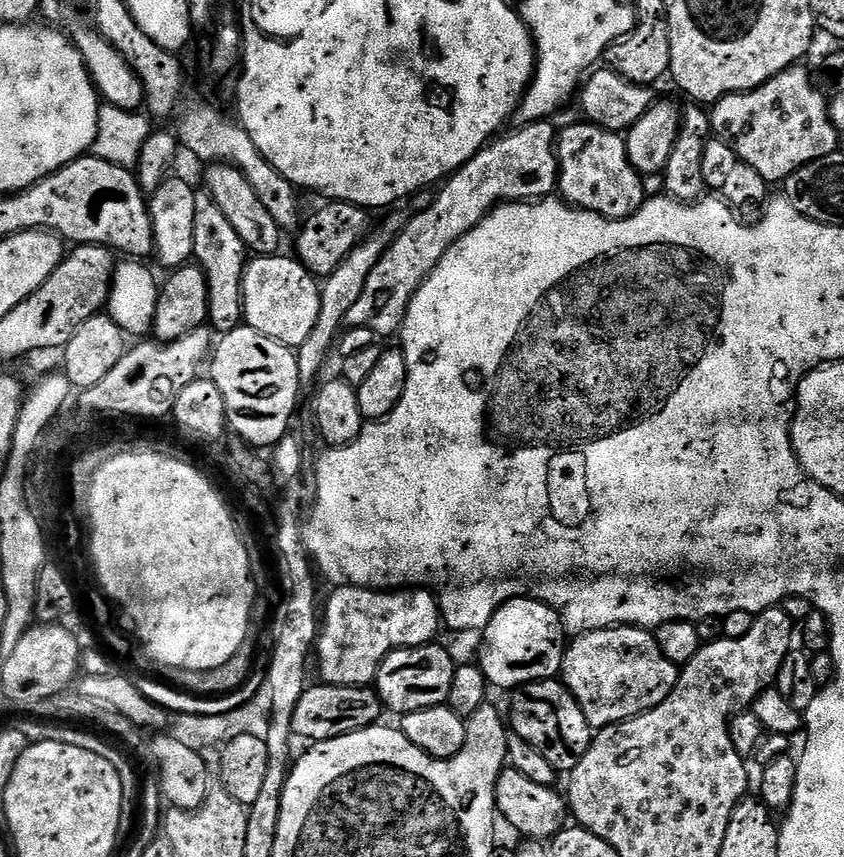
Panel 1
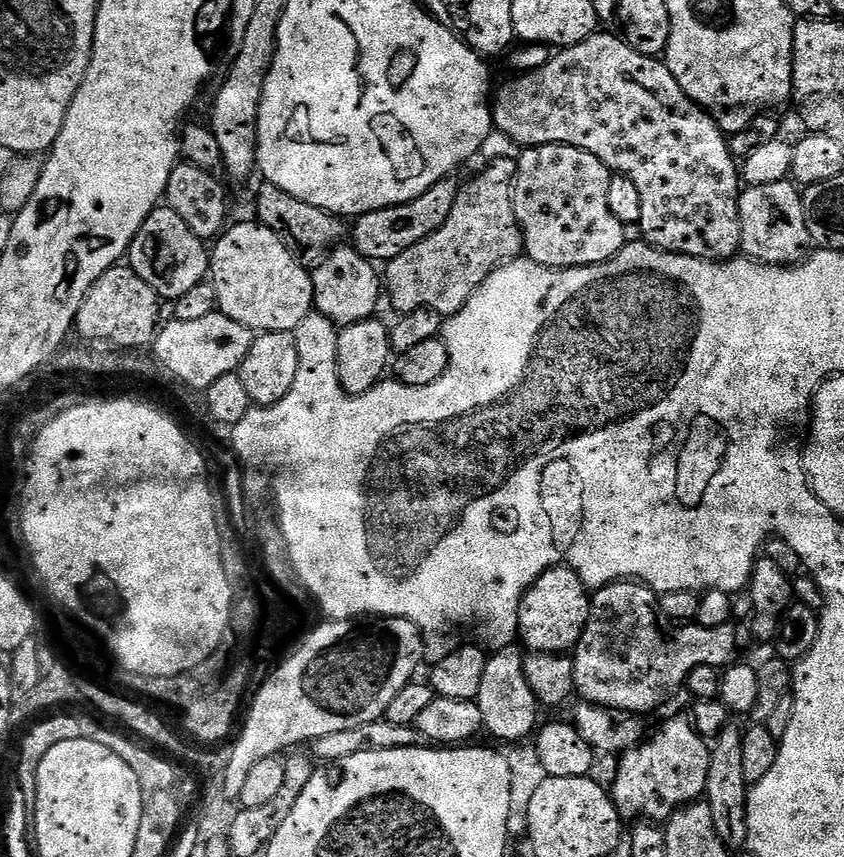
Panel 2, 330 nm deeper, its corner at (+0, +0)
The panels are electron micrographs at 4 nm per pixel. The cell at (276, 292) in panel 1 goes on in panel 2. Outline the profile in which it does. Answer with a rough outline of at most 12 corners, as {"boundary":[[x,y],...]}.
{"boundary":[[265,224],[211,245],[219,311],[256,334],[314,311],[309,269]]}

